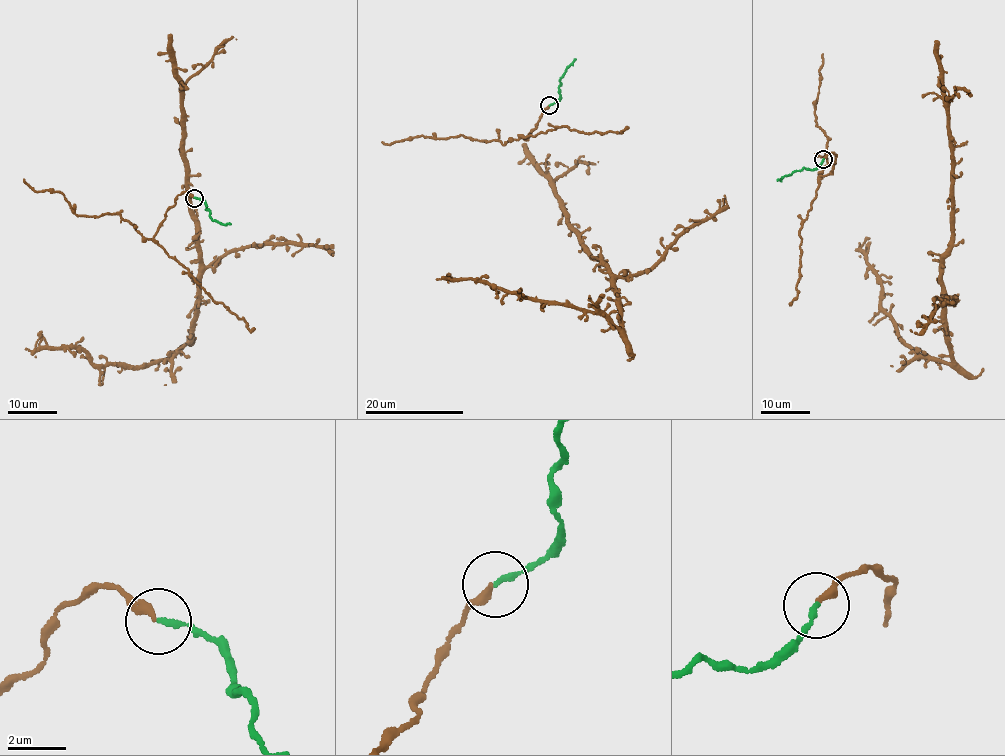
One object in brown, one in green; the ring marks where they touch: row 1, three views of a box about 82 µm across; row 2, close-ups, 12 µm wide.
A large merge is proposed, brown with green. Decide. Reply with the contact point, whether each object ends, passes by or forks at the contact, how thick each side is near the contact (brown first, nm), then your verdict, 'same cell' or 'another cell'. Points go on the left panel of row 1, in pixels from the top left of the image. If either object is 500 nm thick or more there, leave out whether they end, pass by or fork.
(194, 198) | brown ends | green ends | 280/180 nm | same cell

